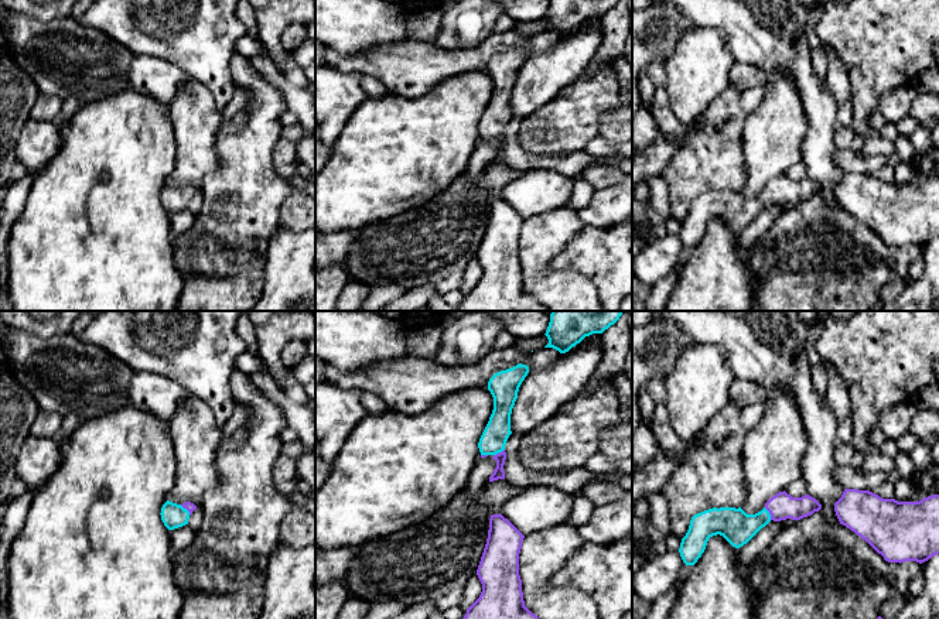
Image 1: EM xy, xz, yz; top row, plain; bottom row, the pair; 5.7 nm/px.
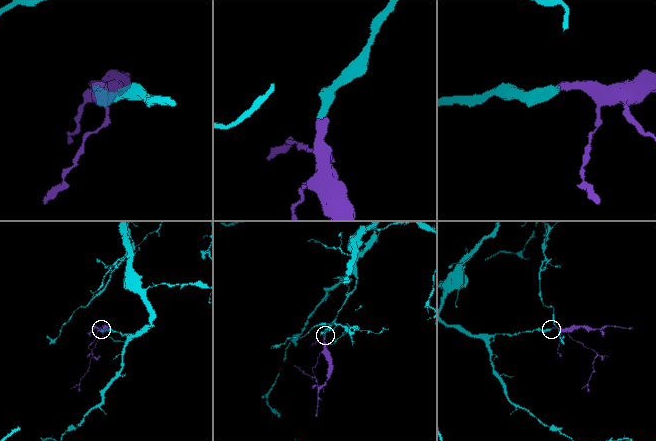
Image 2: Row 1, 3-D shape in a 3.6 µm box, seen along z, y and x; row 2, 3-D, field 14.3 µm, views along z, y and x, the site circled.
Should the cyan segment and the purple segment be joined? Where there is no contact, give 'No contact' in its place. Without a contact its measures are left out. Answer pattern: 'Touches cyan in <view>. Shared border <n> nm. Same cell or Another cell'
Touches cyan in yz. Shared border 80 nm. Same cell

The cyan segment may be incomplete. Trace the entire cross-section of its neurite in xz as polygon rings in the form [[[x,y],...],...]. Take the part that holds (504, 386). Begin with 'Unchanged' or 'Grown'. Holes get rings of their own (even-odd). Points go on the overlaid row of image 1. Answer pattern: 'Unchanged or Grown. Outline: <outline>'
Grown. Outline: [[[519,363],[495,373],[488,382],[488,390],[494,397],[494,410],[479,438],[478,448],[481,458],[491,455],[496,461],[496,468],[489,476],[489,482],[505,479],[505,445],[512,434],[511,414],[518,399],[519,387],[527,373],[529,366]]]

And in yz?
Grown. Outline: [[[785,490],[772,496],[755,514],[747,514],[741,507],[713,507],[692,517],[679,553],[686,565],[694,565],[713,536],[720,534],[733,547],[740,548],[771,520],[800,520],[820,509],[822,505],[815,497],[809,495],[792,497]]]

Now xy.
Grown. Outline: [[[167,500],[161,507],[161,520],[168,530],[174,530],[188,524],[188,519],[197,506],[191,502],[182,505]]]

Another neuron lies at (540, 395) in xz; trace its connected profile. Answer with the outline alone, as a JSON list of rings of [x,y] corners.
[[[597,339],[573,346],[561,353],[557,363],[539,373],[532,373],[522,382],[511,414],[512,432],[530,432],[556,411],[570,403],[590,382],[604,358],[604,345]]]

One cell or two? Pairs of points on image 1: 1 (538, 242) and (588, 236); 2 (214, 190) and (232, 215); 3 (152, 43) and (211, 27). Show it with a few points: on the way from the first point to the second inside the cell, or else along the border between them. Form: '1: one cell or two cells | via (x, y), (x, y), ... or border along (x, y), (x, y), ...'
1: two cells | border along (584, 226), (550, 262)
2: one cell | via (219, 195), (232, 209)
3: one cell | via (166, 38), (168, 36), (180, 36), (197, 27)

